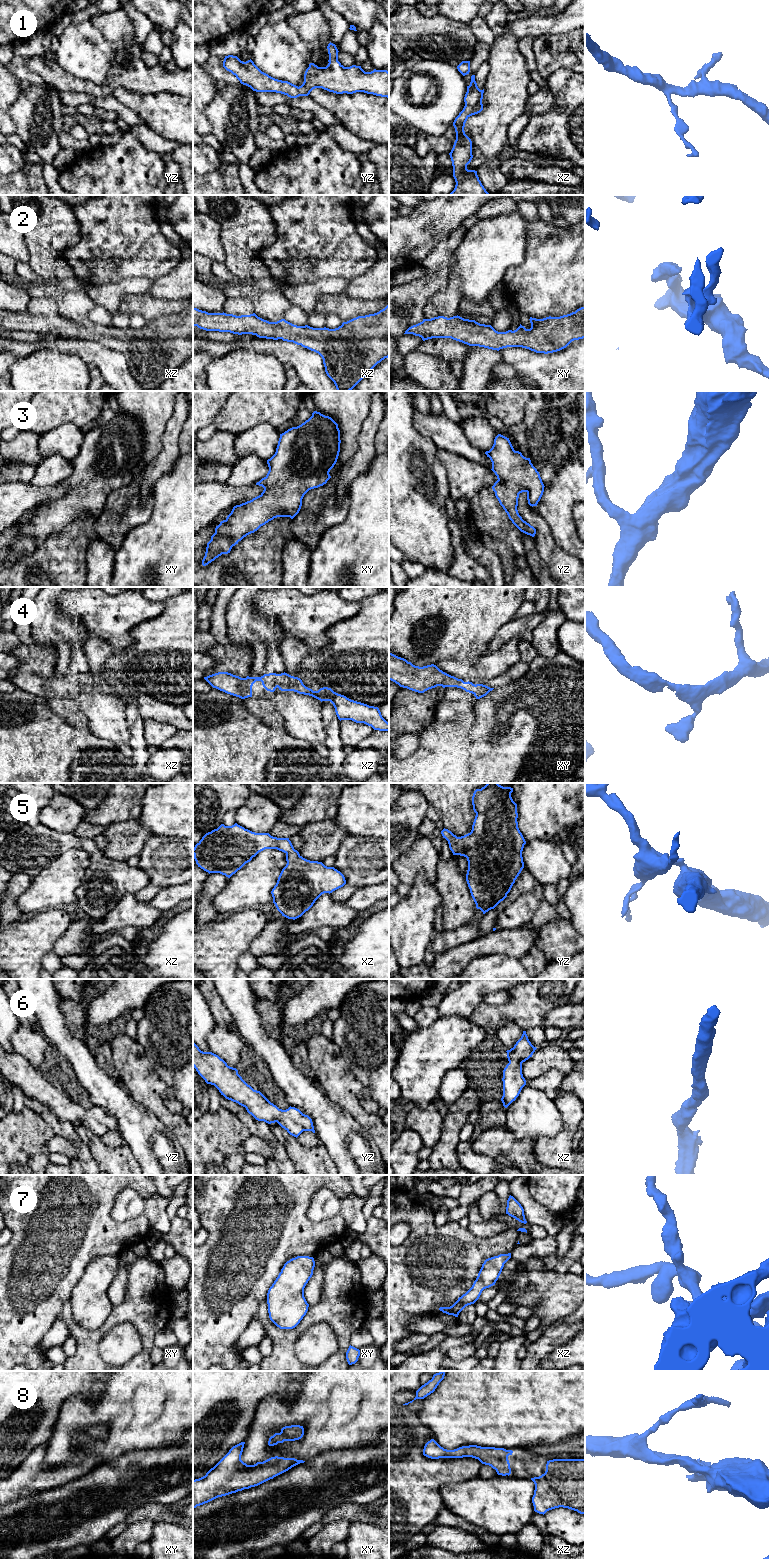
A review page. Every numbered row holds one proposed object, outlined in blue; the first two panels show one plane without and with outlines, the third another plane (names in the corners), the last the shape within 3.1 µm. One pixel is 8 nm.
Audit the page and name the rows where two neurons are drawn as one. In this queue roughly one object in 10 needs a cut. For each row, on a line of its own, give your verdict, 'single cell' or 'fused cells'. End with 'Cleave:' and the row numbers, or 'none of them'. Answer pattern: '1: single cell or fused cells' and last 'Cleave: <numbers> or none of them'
1: single cell
2: single cell
3: single cell
4: single cell
5: single cell
6: single cell
7: single cell
8: single cell
Cleave: none of them

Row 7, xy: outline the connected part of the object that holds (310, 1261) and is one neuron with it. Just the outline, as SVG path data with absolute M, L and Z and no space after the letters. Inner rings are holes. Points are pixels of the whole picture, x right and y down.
M297 1256L287 1261L267 1293L270 1320L280 1329L295 1328L308 1311L304 1288L313 1275L313 1257Z

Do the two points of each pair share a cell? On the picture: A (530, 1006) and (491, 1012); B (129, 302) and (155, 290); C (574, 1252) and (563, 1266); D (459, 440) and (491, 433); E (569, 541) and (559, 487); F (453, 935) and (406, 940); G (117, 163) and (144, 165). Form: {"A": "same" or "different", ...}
{"A": "same", "B": "different", "C": "same", "D": "different", "E": "same", "F": "different", "G": "same"}

